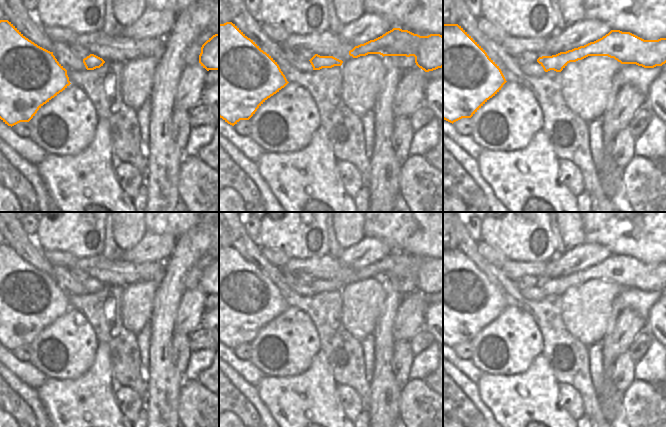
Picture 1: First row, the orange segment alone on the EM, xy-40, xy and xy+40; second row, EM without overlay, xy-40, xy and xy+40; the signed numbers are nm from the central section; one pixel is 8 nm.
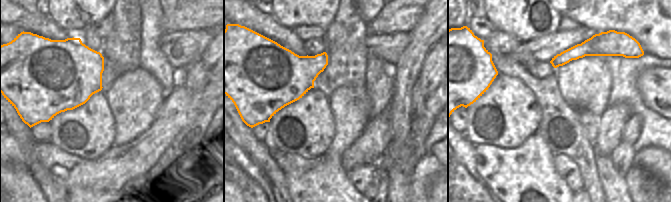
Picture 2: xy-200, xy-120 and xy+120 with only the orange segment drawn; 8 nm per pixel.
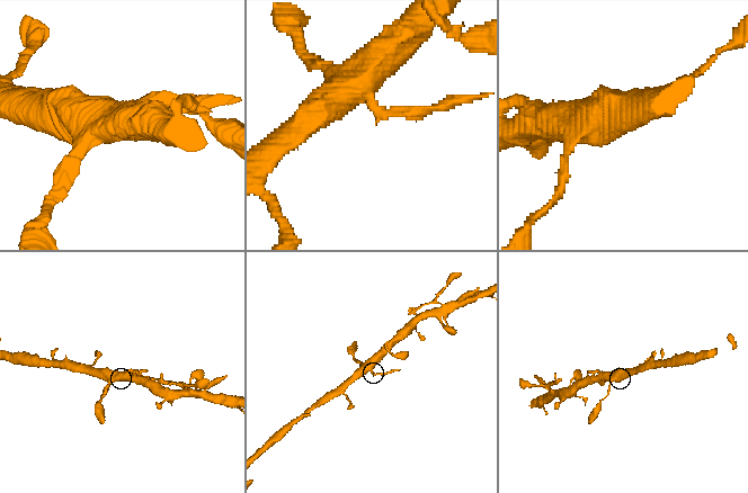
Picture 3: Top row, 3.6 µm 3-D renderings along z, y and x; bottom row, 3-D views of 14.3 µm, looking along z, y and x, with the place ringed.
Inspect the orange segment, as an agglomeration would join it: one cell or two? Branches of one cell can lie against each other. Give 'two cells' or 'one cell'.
two cells

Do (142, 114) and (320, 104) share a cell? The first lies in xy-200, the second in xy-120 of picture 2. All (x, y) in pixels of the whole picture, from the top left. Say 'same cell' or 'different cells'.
different cells

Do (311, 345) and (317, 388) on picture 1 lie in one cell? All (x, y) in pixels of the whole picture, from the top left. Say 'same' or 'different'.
different

